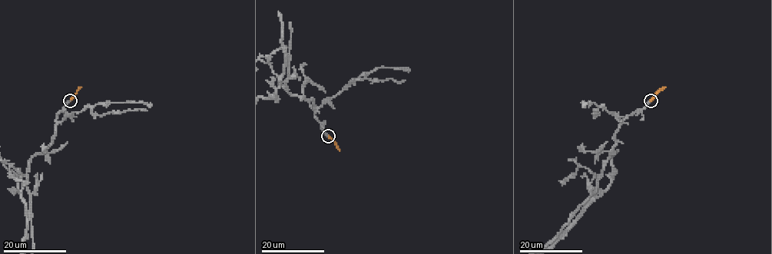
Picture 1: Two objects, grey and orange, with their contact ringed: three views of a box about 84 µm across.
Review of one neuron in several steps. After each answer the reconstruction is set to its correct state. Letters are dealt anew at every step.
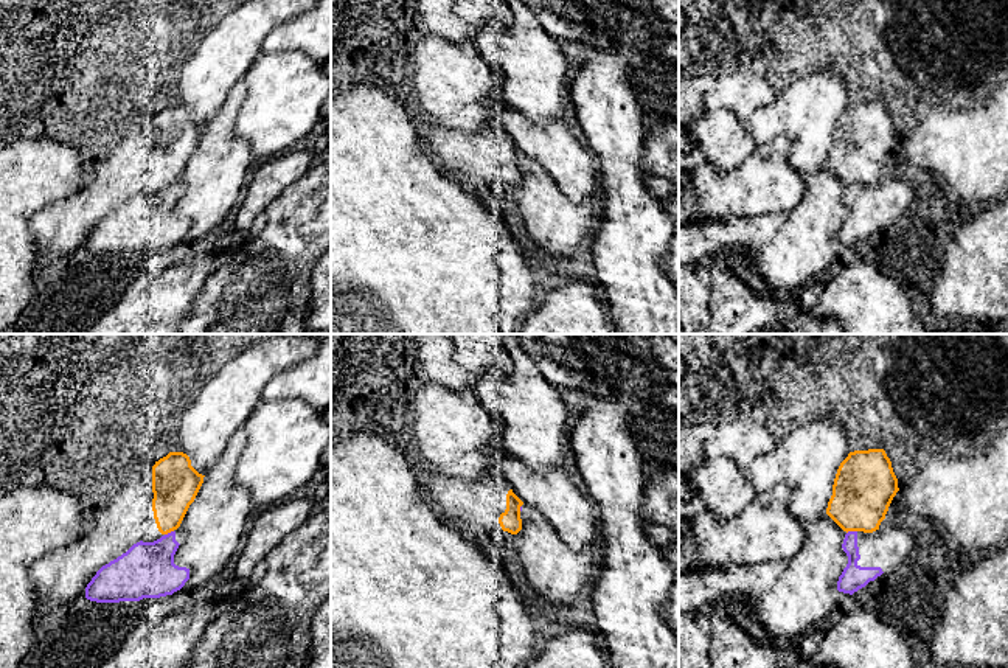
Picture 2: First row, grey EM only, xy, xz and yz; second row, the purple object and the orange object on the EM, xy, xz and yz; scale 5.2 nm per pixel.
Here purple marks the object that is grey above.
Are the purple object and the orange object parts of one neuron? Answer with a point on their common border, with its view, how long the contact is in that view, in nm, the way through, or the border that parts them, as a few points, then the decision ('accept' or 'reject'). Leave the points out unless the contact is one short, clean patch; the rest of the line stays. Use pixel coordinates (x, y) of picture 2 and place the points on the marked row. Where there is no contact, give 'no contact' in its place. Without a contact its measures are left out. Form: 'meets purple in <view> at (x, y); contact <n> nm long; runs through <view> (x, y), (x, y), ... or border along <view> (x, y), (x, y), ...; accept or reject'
meets purple in yz at (851, 532); contact 60 nm long; reject

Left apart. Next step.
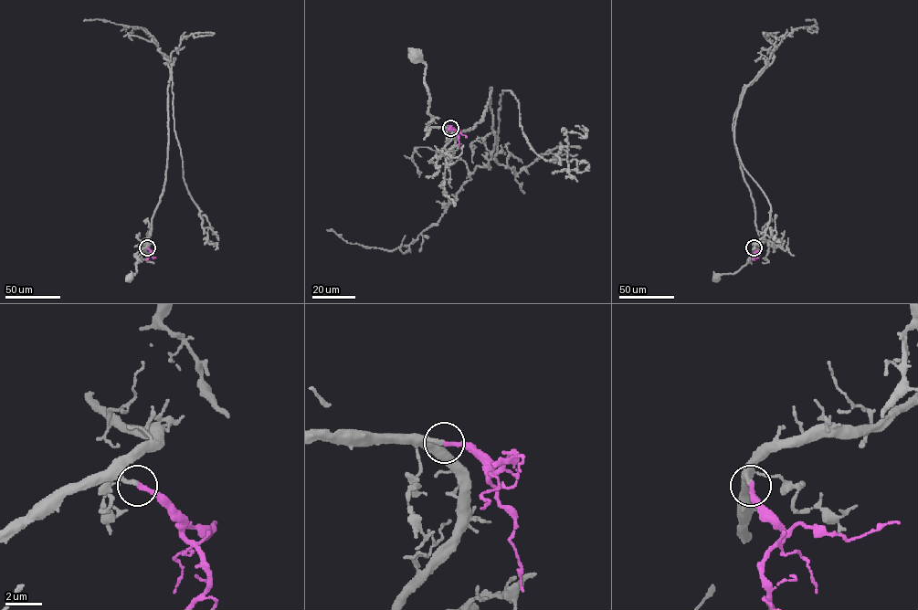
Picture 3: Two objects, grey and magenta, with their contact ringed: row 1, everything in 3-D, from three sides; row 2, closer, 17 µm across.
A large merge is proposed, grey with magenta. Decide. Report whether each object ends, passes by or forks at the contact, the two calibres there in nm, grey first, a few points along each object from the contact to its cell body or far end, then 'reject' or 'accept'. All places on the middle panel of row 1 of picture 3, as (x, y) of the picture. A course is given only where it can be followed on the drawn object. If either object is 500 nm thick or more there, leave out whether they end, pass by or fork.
grey ends; magenta ends; calibres 200 and 240 nm; course grey (450, 128), (426, 128), (431, 119), (429, 93), (425, 82), (426, 65), (414, 57); course magenta (450, 128), (458, 130), (466, 137); accept

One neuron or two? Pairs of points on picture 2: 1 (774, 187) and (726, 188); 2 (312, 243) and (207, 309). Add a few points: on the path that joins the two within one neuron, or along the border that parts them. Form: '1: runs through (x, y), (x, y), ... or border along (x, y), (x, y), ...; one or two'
1: runs through (761, 187), (738, 188); one
2: runs through (286, 252), (233, 302); one

